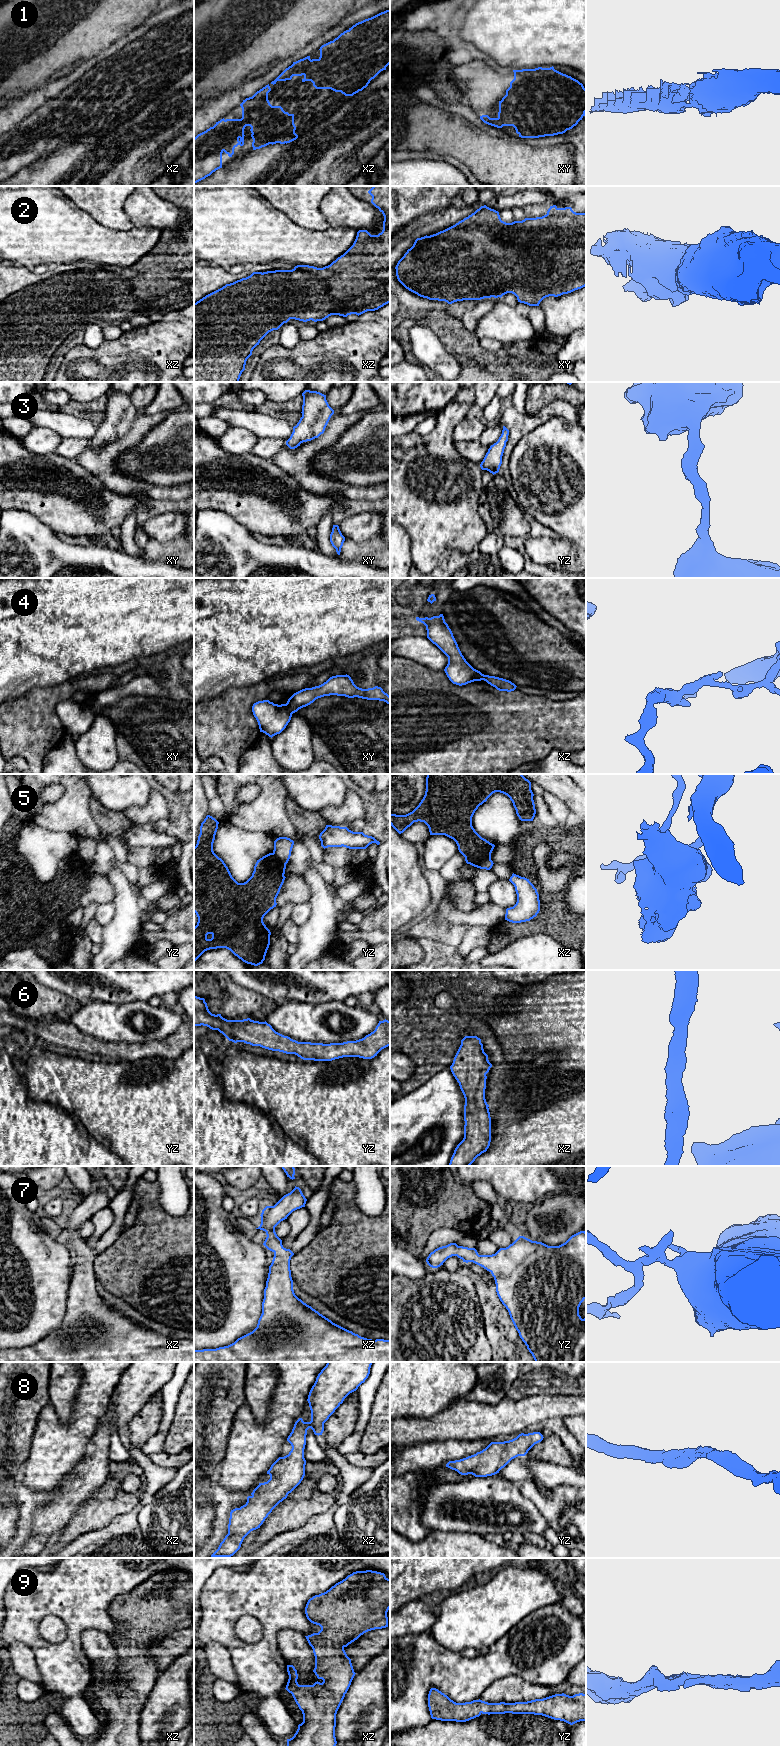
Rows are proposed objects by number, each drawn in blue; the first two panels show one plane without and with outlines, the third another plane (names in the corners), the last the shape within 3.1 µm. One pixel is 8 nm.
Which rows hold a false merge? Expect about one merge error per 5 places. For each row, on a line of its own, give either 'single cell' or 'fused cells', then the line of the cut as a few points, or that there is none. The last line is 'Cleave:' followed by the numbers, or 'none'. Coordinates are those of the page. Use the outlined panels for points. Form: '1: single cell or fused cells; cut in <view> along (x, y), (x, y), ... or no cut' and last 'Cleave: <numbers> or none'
1: single cell; no cut
2: single cell; no cut
3: single cell; no cut
4: fused cells; cut in xy along (285, 704), (292, 713)
5: fused cells; cut in xz along (490, 857), (484, 857), (476, 866)
6: single cell; no cut
7: single cell; no cut
8: single cell; no cut
9: single cell; no cut
Cleave: 4, 5

